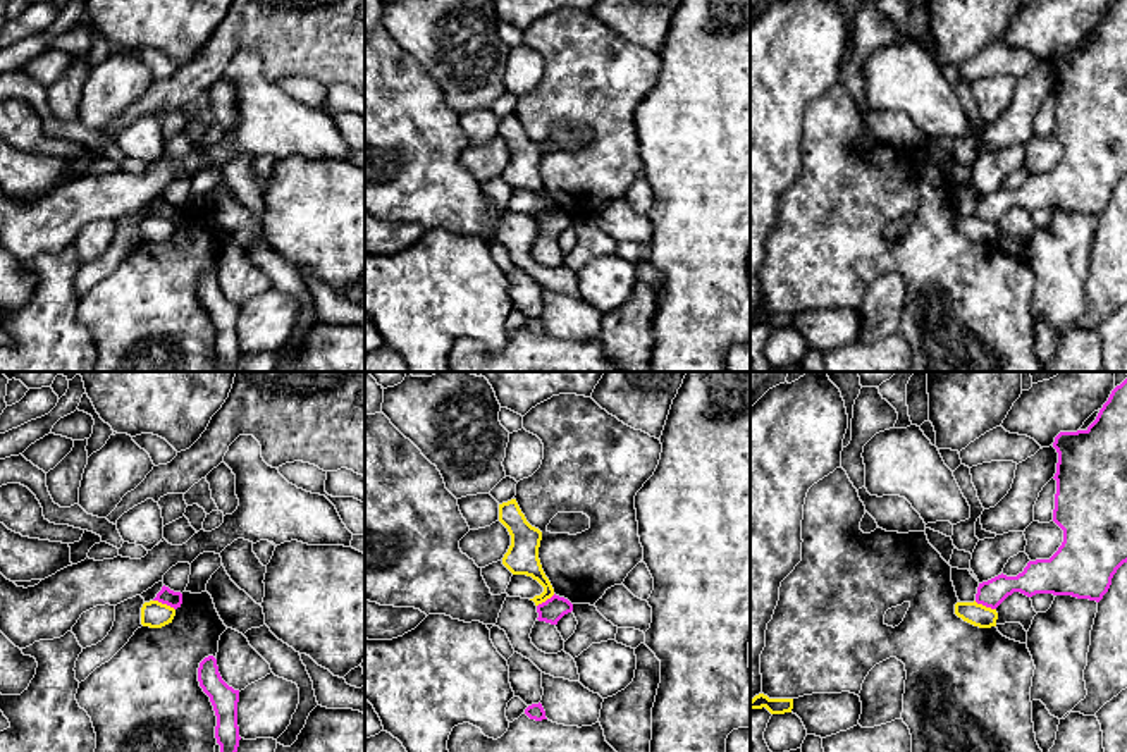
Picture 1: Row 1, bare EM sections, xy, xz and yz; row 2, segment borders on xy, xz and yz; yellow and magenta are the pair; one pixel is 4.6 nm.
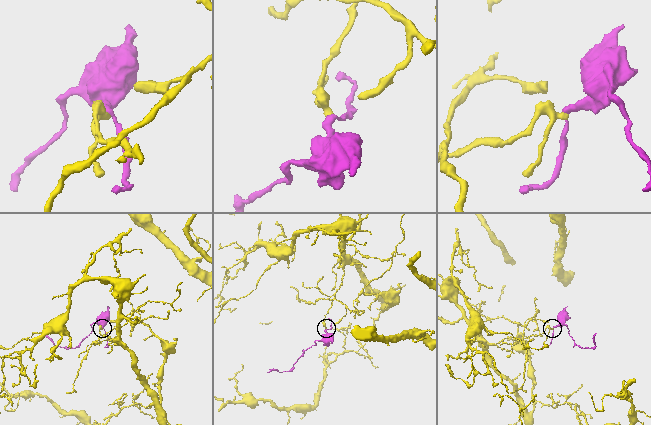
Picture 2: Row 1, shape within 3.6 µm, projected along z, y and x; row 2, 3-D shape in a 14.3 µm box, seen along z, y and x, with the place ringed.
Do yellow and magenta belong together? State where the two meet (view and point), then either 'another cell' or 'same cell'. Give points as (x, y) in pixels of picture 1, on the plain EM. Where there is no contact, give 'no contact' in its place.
xy (164, 219) | another cell

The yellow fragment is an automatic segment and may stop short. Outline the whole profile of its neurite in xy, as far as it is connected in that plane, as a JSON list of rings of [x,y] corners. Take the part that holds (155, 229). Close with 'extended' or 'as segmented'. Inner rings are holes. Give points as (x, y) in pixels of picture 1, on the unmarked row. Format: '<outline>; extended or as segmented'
[[[158,215],[145,217],[141,222],[141,239],[150,243],[162,243],[172,237],[176,224]]]; as segmented

